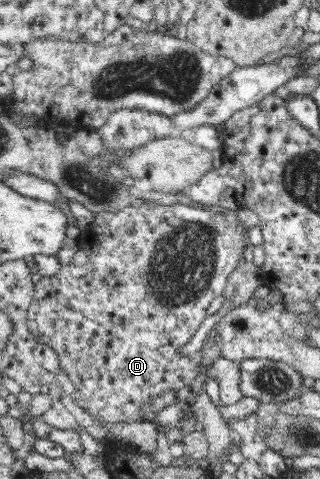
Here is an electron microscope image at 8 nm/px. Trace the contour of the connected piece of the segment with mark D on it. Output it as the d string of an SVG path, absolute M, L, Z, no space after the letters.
M153 203L131 206L120 212L100 212L96 214L91 225L81 230L78 237L79 249L87 250L90 260L74 260L62 266L58 274L50 277L42 277L35 284L33 298L27 310L27 321L32 336L42 344L47 344L56 351L59 358L59 366L78 389L82 398L82 405L90 412L92 418L97 417L101 422L111 422L115 425L122 422L151 421L156 422L156 417L143 414L143 407L148 400L160 396L162 392L173 389L178 392L184 386L189 385L197 374L200 365L194 366L190 356L182 354L182 346L190 342L194 334L198 332L200 324L207 317L206 310L213 298L221 295L226 286L226 279L237 268L239 260L244 258L244 246L252 243L249 238L248 228L244 223L240 225L237 213L234 210L225 210L225 213L213 213L211 210L198 209L182 204L172 206L158 206Z

